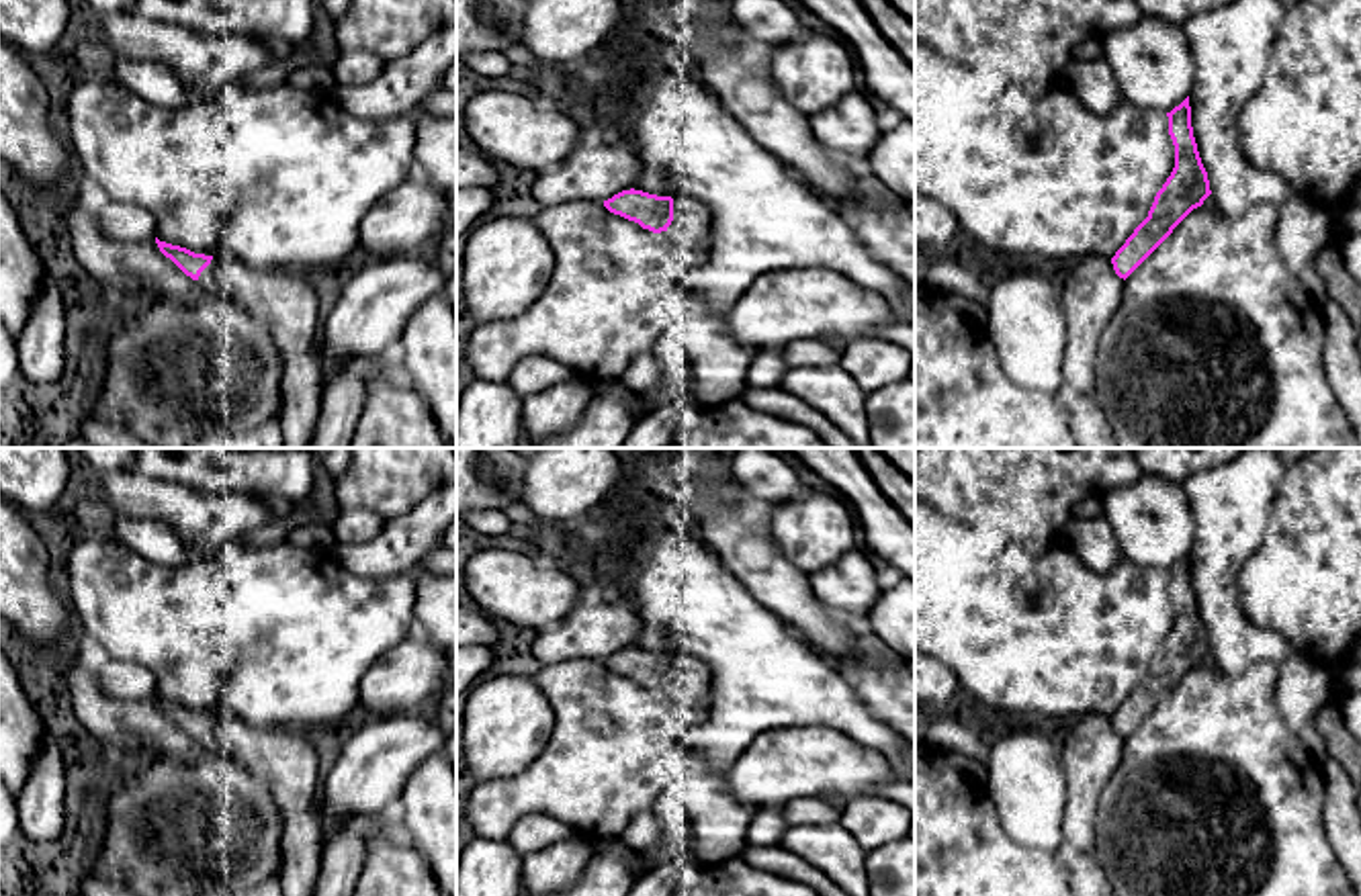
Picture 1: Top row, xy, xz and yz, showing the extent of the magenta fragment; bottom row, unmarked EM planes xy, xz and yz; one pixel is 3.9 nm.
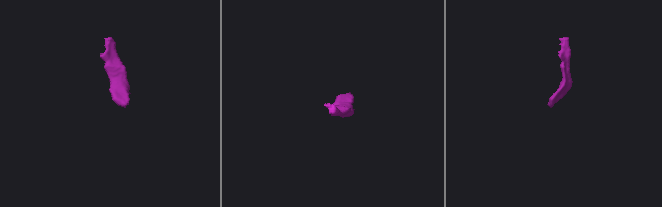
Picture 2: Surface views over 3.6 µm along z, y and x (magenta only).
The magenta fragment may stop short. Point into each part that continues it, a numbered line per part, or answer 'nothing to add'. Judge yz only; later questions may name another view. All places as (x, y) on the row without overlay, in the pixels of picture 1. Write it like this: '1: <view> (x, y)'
nothing to add

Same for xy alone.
1: xy (287, 762)

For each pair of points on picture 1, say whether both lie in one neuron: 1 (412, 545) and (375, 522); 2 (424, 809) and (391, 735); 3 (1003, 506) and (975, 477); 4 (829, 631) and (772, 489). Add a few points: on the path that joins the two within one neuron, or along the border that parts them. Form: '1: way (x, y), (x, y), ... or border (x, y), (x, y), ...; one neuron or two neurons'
1: border (385, 518), (383, 528), (373, 539), (336, 545); two neurons
2: border (434, 753), (408, 780), (396, 809); two neurons
3: way (997, 500), (981, 483); one neuron
4: border (733, 475), (766, 512); two neurons

